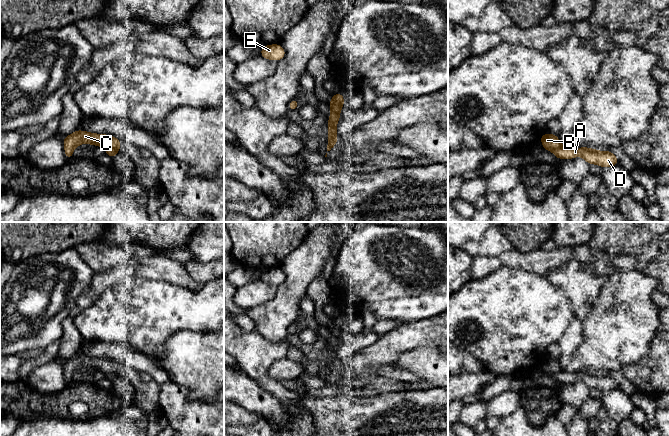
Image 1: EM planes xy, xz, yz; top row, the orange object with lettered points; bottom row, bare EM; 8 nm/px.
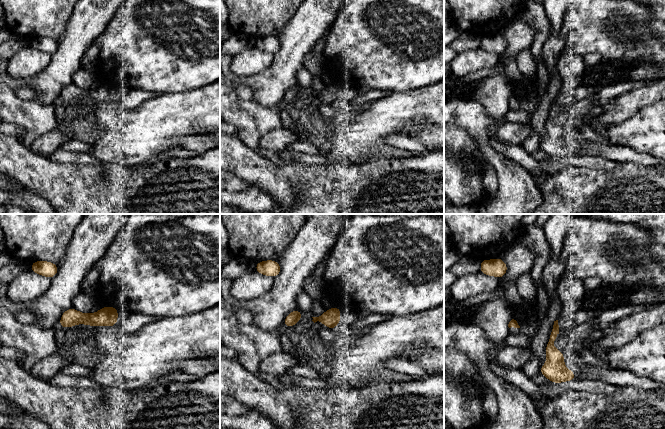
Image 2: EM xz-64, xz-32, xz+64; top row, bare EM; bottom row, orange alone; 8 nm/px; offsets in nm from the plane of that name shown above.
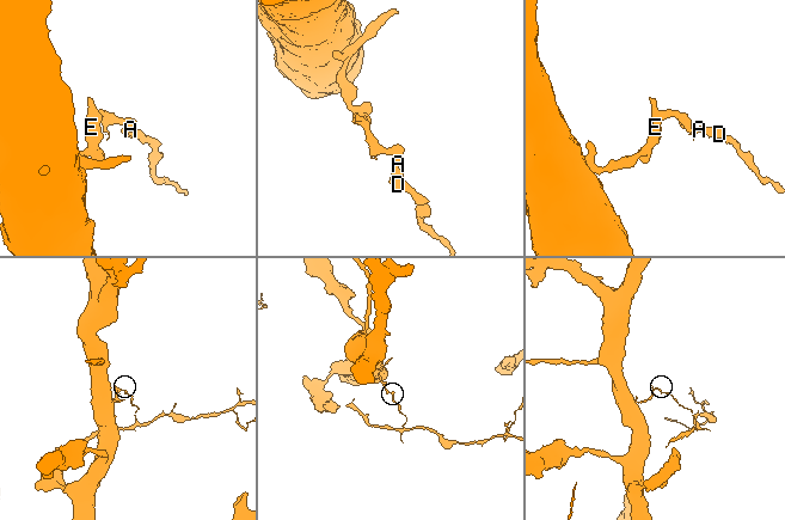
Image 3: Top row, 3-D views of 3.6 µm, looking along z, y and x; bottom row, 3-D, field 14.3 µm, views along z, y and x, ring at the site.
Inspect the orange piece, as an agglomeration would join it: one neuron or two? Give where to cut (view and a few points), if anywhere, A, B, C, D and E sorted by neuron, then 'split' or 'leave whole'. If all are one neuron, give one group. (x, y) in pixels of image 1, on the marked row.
cut in xy along (118, 148), (106, 150); A D / B C E; split

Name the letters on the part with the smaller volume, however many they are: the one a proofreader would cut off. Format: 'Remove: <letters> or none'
Remove: A, D

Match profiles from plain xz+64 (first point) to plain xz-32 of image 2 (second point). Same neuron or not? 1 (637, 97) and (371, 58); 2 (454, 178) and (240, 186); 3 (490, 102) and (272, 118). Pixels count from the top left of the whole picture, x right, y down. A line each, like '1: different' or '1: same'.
1: different
2: same
3: different

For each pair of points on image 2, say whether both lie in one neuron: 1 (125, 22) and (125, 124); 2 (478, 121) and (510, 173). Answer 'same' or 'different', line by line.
1: different
2: same

